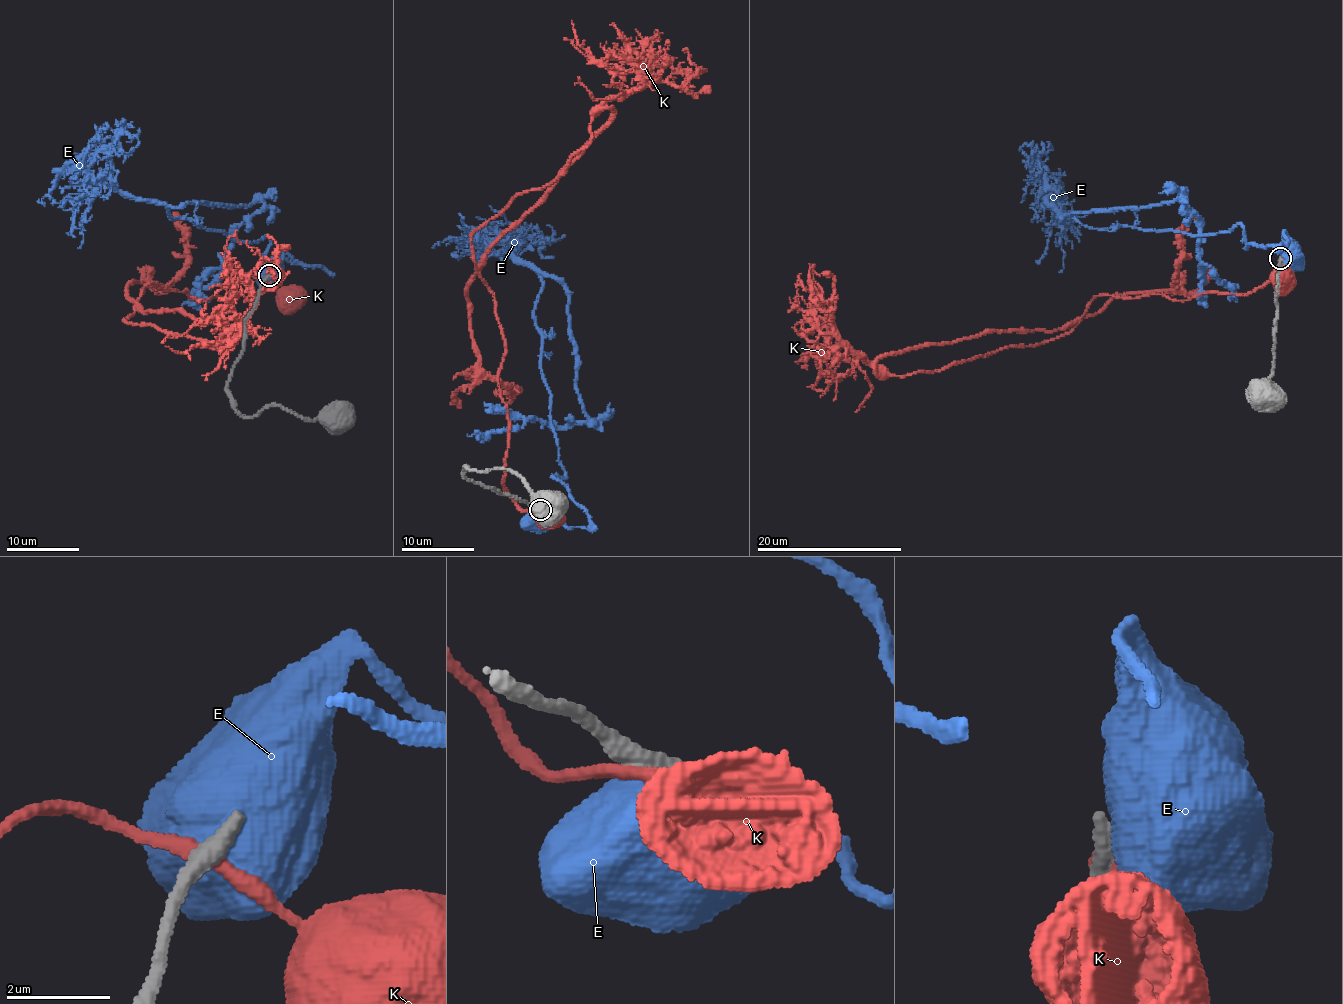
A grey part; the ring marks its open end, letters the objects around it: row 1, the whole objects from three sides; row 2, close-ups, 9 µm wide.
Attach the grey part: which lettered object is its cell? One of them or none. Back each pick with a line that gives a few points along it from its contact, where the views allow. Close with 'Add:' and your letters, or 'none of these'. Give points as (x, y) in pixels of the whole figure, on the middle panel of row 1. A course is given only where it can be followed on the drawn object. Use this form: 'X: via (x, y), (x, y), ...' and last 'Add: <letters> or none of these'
Add: none of these

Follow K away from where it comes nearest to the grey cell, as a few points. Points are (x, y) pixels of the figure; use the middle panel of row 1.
K: (534, 509), (549, 515)

